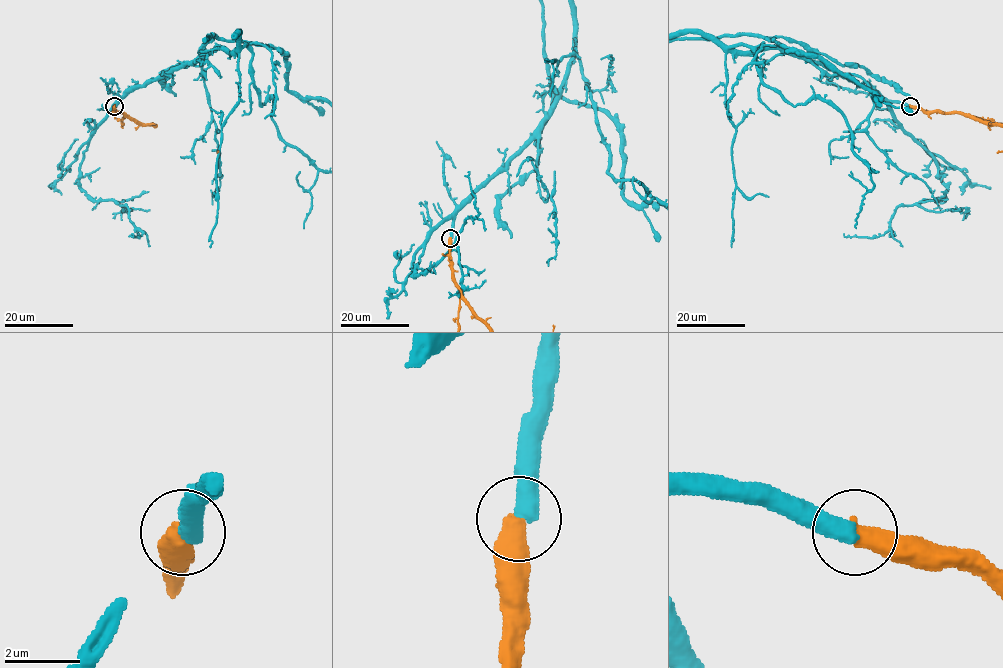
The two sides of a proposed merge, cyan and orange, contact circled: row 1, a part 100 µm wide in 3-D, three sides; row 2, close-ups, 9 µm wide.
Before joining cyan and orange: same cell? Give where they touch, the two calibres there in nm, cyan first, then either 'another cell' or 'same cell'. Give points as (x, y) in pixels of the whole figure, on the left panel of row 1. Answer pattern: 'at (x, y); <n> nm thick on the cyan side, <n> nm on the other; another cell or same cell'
at (114, 106); 500 nm thick on the cyan side, 550 nm on the other; same cell

